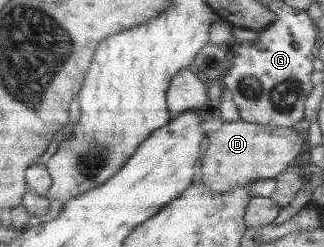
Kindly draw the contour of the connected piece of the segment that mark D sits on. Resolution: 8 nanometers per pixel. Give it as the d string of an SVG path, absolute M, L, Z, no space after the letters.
M243 119L224 122L219 130L209 131L210 144L200 161L199 174L204 184L216 193L226 193L238 185L251 185L258 179L279 177L287 167L298 162L305 149L299 127L259 125Z

